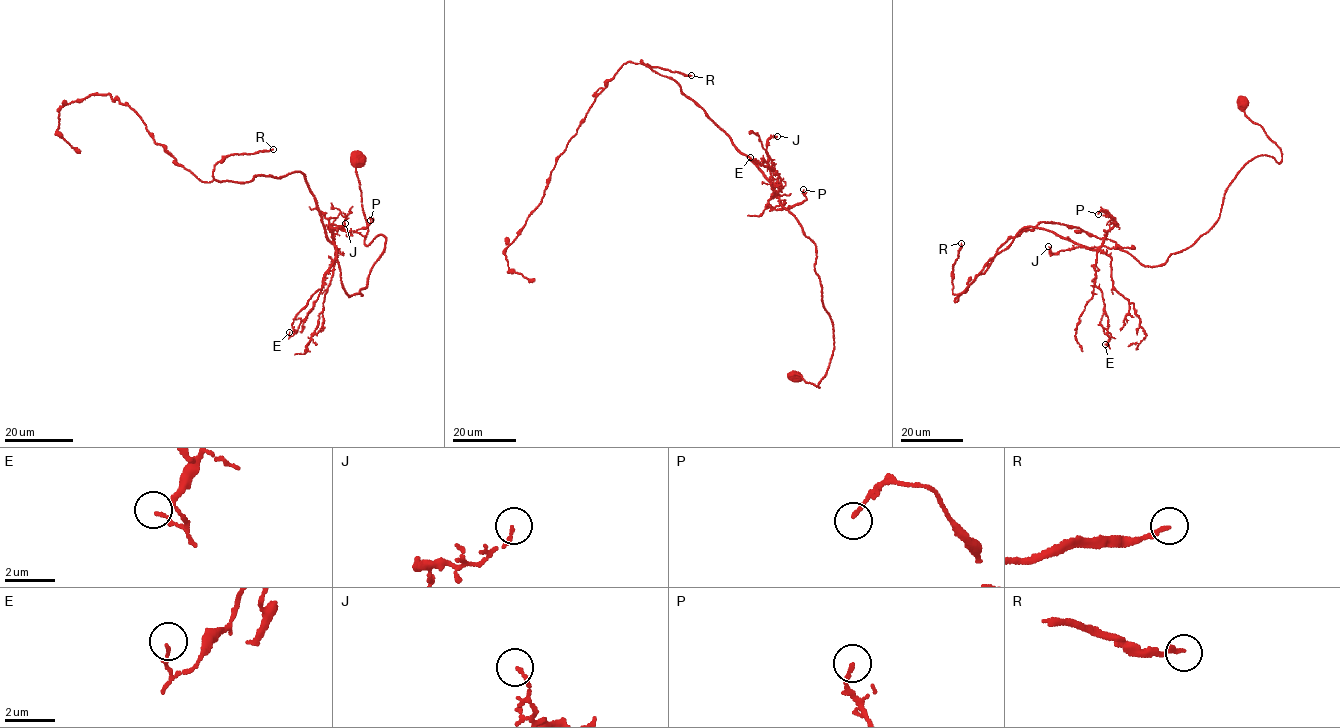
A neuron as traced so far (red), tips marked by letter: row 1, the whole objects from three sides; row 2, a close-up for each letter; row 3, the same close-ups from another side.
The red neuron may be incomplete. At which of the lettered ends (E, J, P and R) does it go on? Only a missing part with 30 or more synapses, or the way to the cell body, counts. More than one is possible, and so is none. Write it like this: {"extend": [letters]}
{"extend": ["R"]}

